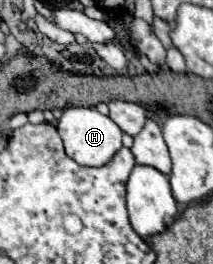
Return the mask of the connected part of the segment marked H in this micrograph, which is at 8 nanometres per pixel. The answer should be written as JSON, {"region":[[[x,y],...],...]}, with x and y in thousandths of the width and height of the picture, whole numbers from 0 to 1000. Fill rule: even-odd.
{"region":[[[315,405],[268,466],[268,496],[305,542],[305,580],[408,633],[493,625],[568,564],[568,489],[502,443],[474,436],[446,405]]]}

